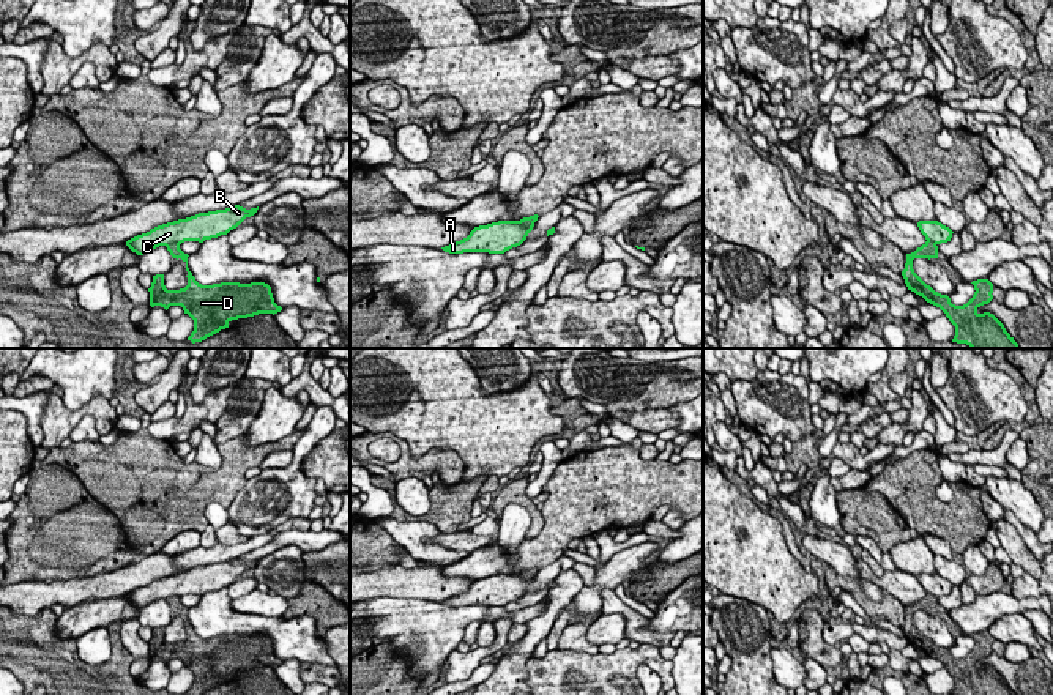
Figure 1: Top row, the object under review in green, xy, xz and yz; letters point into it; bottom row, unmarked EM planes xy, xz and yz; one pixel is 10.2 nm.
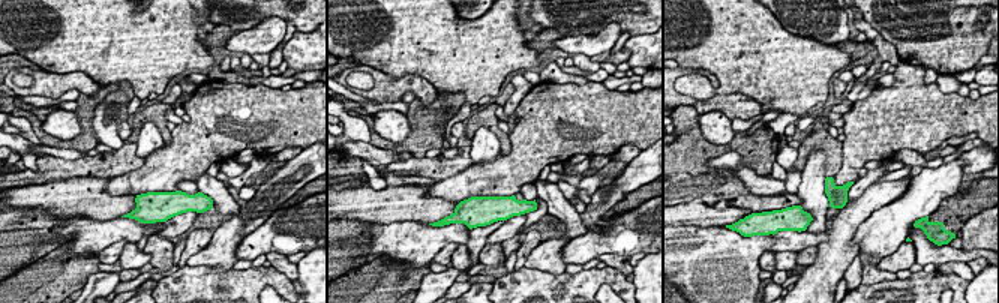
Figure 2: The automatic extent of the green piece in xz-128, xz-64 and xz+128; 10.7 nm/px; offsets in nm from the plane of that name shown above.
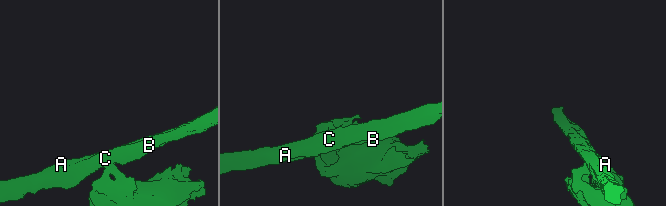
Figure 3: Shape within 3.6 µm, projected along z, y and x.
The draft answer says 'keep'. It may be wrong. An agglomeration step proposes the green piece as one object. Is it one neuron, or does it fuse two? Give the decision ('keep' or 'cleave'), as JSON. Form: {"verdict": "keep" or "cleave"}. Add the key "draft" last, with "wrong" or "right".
{"verdict": "cleave", "draft": "wrong"}

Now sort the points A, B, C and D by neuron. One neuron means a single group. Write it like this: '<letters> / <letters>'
A B C / D

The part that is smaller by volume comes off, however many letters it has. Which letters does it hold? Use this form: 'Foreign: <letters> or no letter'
Foreign: D

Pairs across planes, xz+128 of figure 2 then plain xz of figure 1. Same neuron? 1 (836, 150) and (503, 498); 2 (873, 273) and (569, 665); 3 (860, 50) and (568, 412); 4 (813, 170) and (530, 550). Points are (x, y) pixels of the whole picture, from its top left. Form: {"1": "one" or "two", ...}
{"1": "one", "2": "two", "3": "one", "4": "two"}

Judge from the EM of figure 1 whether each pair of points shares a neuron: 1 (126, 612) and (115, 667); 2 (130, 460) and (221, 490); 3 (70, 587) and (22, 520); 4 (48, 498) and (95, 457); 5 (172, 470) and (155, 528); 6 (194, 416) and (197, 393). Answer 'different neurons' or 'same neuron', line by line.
1: different neurons
2: same neuron
3: different neurons
4: different neurons
5: same neuron
6: different neurons

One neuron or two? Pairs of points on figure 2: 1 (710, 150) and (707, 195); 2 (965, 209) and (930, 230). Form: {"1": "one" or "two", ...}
{"1": "one", "2": "one"}

